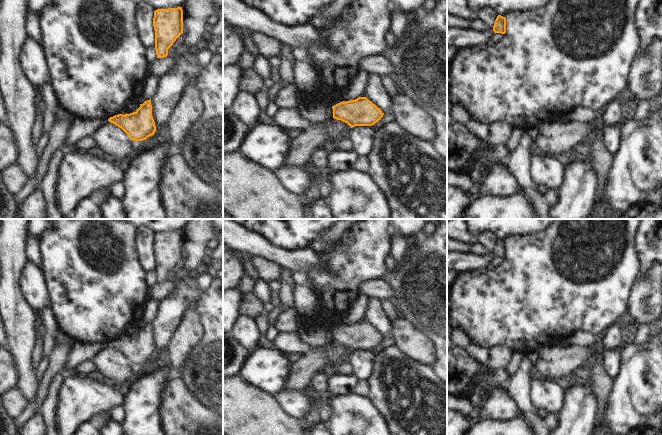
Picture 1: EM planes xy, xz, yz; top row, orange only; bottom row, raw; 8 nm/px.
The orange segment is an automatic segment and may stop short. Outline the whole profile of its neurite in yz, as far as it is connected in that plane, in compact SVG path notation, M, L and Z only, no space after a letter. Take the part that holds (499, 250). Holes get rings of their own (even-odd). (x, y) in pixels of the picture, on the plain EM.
M498 239L494 250L493 250L493 255L494 257L501 257L501 258L505 258L506 257L506 242Z

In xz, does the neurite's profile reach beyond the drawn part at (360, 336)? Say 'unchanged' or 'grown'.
unchanged

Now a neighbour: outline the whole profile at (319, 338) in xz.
M299 329L298 334L300 339L303 343L313 347L324 347L327 344L333 342L333 333L331 330L306 330L306 329Z

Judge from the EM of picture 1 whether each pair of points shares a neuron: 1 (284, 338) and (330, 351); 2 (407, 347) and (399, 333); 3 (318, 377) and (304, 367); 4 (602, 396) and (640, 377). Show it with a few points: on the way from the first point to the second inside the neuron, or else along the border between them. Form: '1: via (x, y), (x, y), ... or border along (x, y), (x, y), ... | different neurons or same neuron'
1: via (295, 346), (306, 349), (319, 349) | same neuron
2: via (407, 344), (407, 341), (402, 336) | same neuron
3: border along (320, 369), (312, 376), (309, 384) | different neurons
4: border along (614, 380), (604, 415) | different neurons

